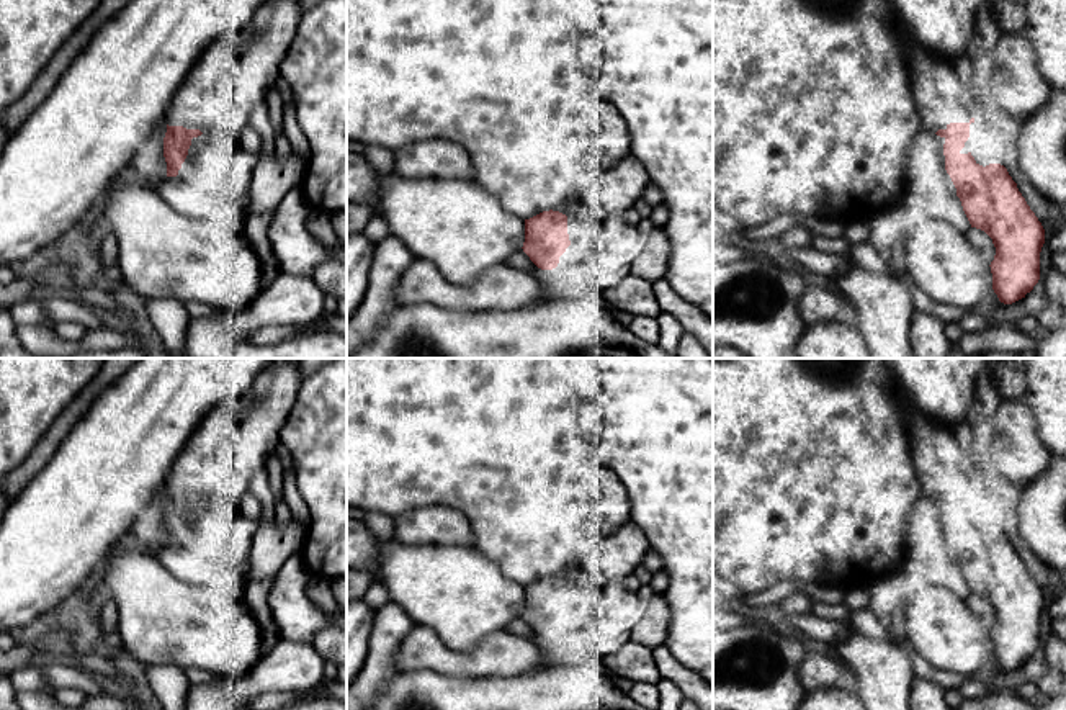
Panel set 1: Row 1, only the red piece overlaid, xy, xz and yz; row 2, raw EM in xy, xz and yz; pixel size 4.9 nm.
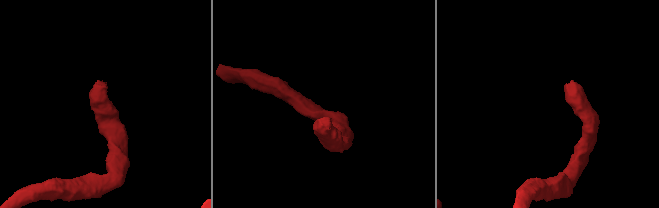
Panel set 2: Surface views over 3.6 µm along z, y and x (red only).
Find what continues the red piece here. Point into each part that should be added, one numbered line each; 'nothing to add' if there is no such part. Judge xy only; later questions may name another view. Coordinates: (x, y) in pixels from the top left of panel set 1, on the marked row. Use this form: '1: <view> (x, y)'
1: xy (232, 76)

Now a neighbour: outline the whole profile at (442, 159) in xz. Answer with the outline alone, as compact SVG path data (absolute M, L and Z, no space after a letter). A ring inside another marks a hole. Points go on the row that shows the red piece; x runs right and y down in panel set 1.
M446 139L419 141L394 151L396 175L402 178L474 180L469 154Z

